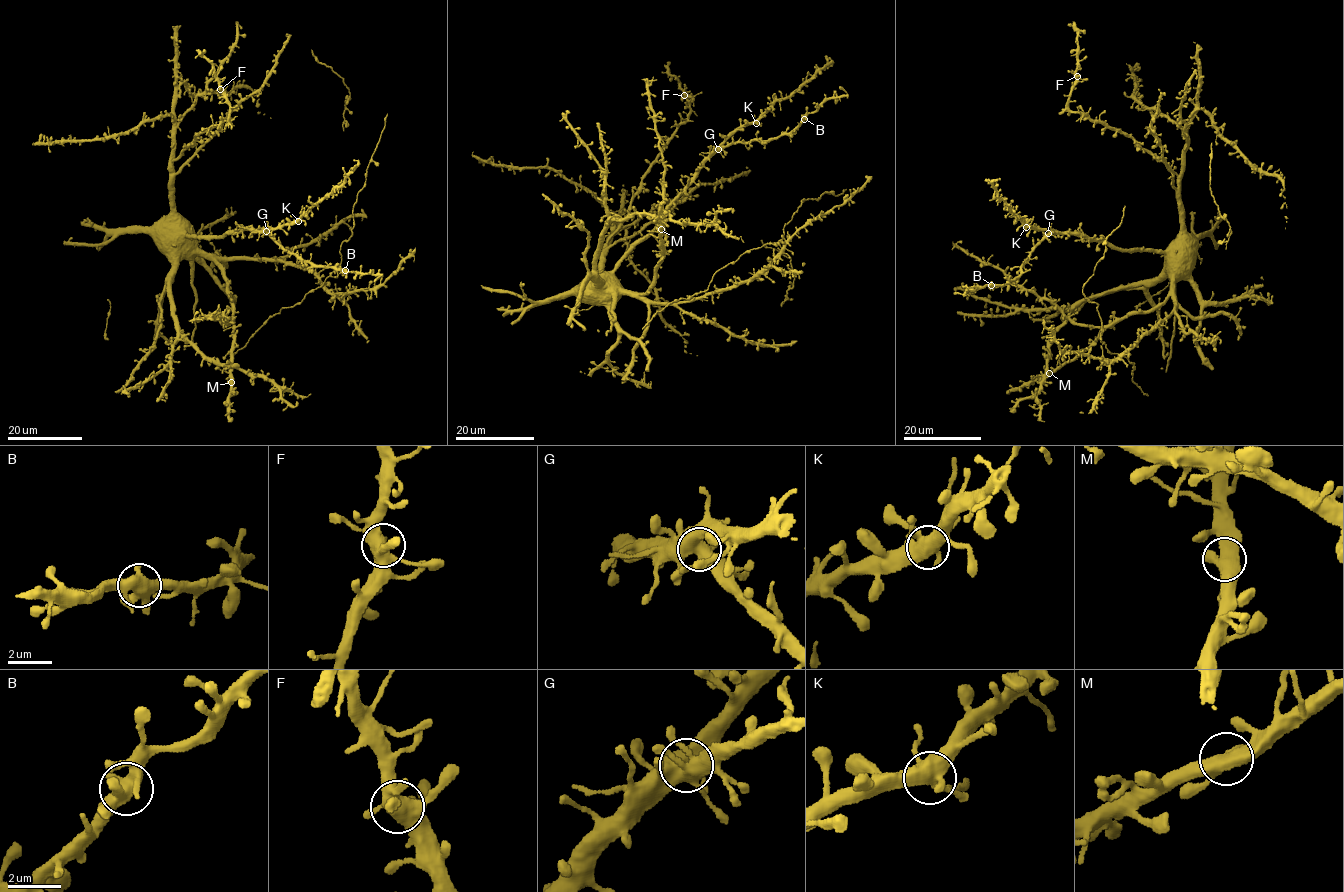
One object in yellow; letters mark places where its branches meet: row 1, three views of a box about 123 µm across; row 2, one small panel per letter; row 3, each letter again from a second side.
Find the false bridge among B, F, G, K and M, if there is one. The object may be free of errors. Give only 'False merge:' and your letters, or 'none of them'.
False merge: none of them

